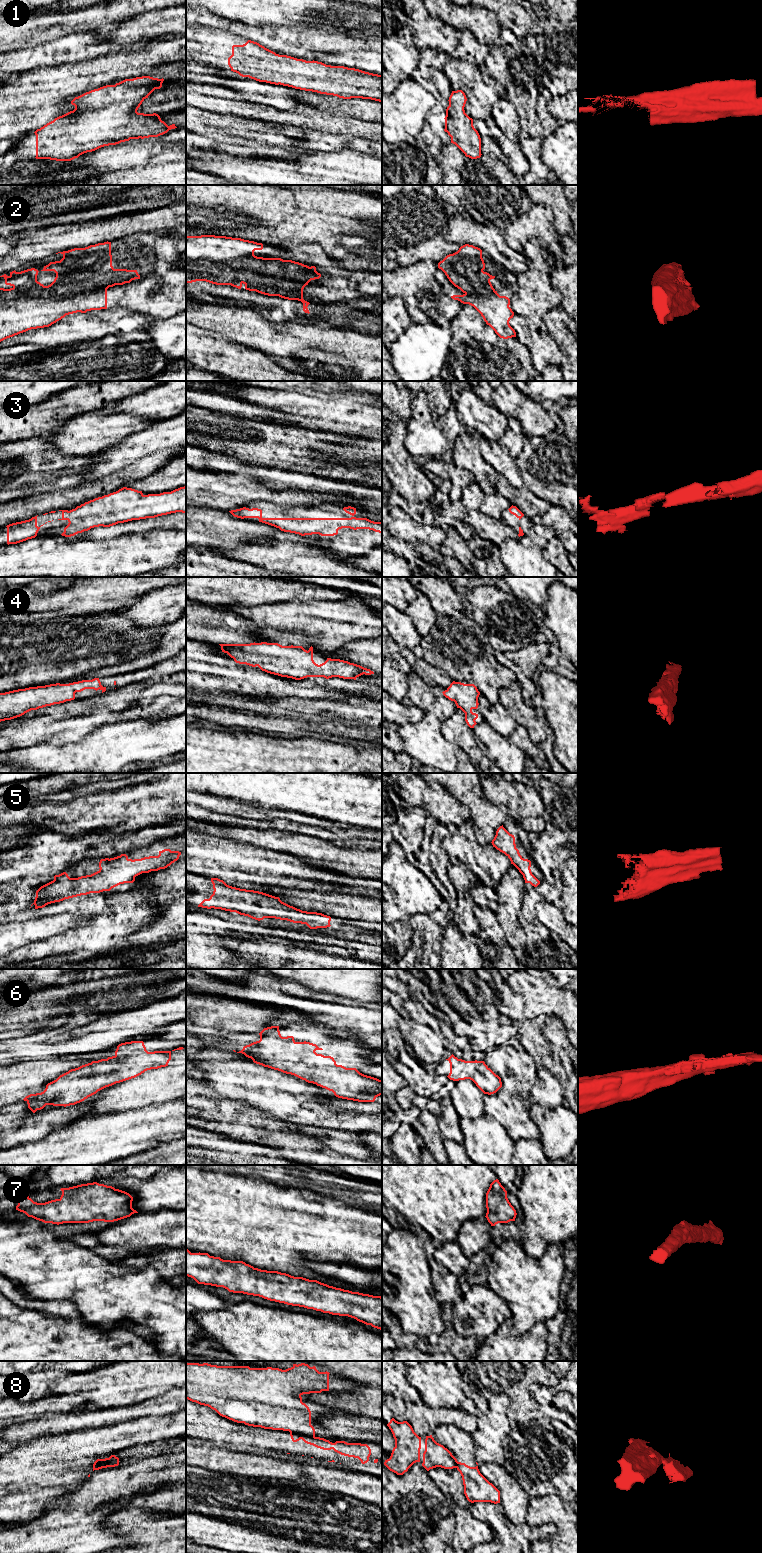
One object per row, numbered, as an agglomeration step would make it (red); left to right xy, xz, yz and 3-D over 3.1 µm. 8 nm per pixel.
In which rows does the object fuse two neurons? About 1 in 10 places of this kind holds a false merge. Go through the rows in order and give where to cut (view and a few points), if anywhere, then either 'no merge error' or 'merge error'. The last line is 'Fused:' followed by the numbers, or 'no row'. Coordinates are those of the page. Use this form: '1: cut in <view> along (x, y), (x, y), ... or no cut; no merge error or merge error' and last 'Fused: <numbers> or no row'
1: no cut; no merge error
2: no cut; no merge error
3: no cut; no merge error
4: no cut; no merge error
5: no cut; no merge error
6: no cut; no merge error
7: no cut; no merge error
8: cut in xz along (289, 1431), (314, 1436); merge error
Fused: 8

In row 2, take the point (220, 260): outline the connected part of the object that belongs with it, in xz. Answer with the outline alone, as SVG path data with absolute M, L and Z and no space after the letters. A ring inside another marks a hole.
M215 235L186 236L186 283L206 281L216 285L231 285L238 289L244 284L245 289L249 291L301 301L303 311L309 314L307 307L310 303L303 299L303 289L311 280L321 277L316 267L292 260L254 255L255 250L262 249L262 243L241 238Z

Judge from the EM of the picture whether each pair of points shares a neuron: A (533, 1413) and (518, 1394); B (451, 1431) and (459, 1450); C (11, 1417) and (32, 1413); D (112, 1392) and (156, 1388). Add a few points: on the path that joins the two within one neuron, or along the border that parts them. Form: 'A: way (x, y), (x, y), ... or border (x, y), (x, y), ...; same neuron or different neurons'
A: way (528, 1408), (520, 1399); same neuron
B: way (451, 1436), (459, 1445); same neuron
C: way (16, 1413), (27, 1413); same neuron
D: way (123, 1390), (145, 1388); same neuron

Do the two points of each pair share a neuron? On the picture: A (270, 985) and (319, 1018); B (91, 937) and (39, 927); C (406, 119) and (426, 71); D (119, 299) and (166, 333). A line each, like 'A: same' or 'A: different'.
A: same
B: different
C: different
D: different

